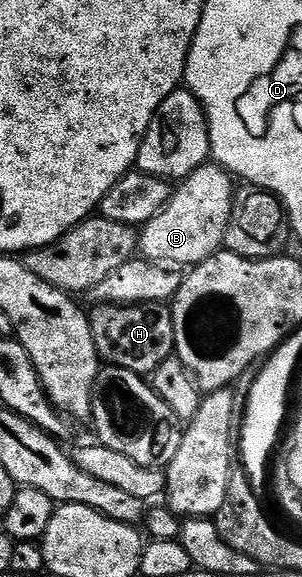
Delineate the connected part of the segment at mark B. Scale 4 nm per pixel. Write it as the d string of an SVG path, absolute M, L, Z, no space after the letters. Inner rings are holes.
M213 161L197 167L188 178L181 180L173 188L168 205L164 205L164 209L160 209L160 213L156 213L156 217L152 217L152 221L148 221L140 229L141 258L148 259L151 263L169 265L174 269L193 269L208 257L218 254L226 241L226 226L232 213L235 194L235 180L225 167Z

